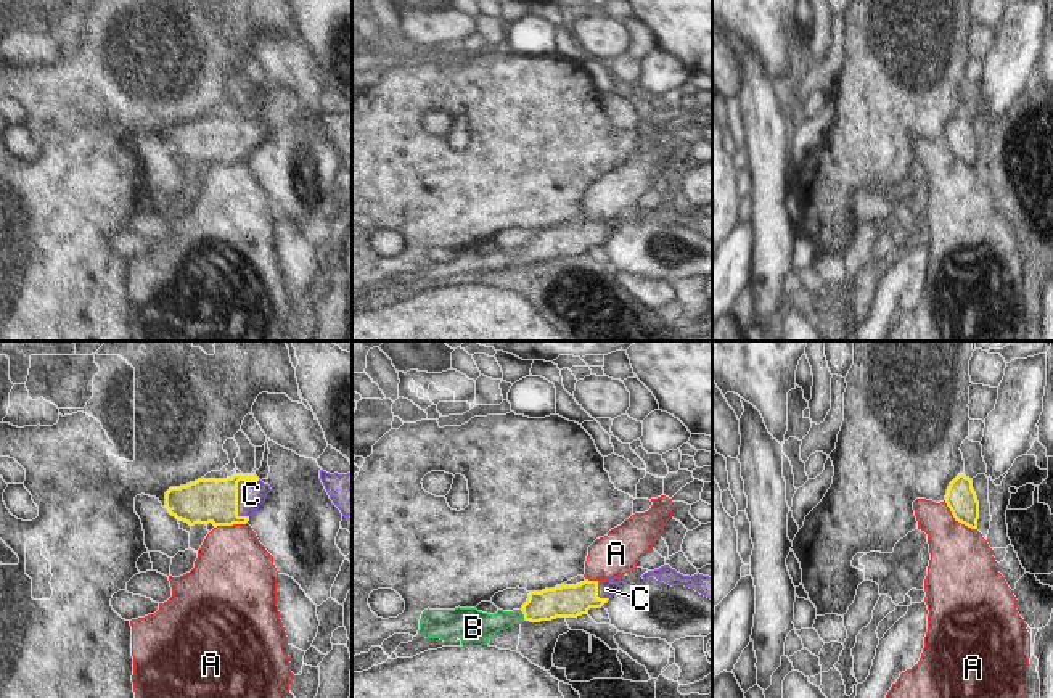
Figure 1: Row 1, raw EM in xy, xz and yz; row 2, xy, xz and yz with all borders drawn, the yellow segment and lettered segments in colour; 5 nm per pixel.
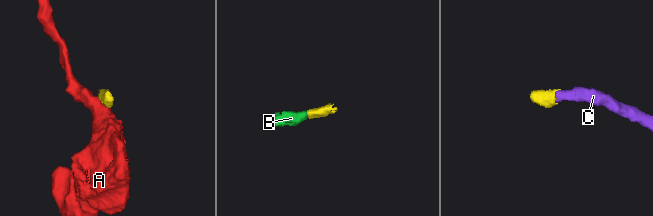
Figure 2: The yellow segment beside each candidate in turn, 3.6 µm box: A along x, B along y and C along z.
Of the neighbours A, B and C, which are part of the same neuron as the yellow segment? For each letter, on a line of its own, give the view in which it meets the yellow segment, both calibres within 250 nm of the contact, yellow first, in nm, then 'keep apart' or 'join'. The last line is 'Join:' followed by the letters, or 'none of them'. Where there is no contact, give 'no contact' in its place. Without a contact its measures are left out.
A: meets yellow in yz; 150 nm thick on the yellow side, 340 nm on the other; keep apart
B: meets yellow in xz; 160 nm thick on the yellow side, 160 nm on the other; join
C: meets yellow in xy; 220 nm thick on the yellow side, 140 nm on the other; join
Join: B, C

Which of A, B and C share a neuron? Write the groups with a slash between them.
A / B C

